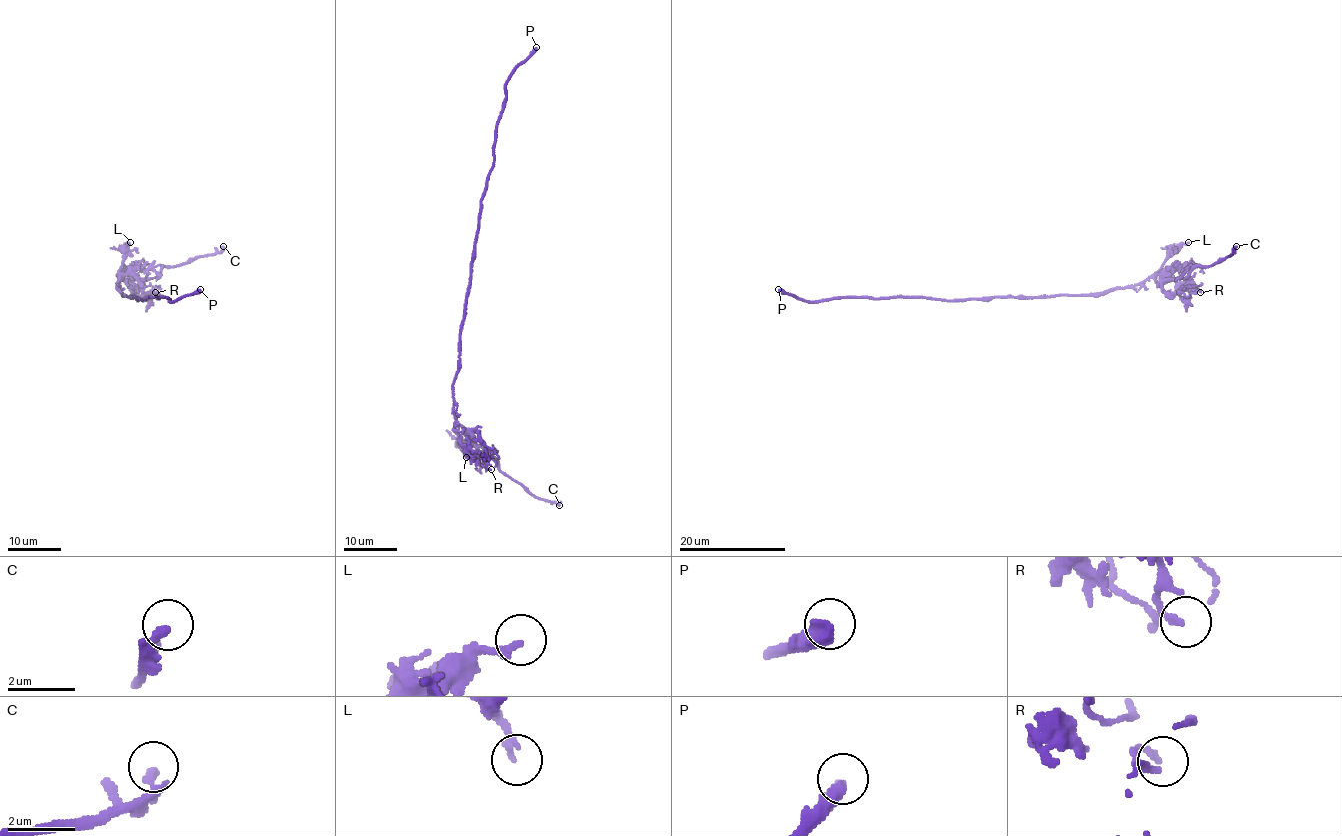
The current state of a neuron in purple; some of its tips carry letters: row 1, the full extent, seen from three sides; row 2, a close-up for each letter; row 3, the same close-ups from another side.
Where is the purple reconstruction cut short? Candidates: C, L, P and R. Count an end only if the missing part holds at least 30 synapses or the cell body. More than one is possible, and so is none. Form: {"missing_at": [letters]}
{"missing_at": ["C"]}

